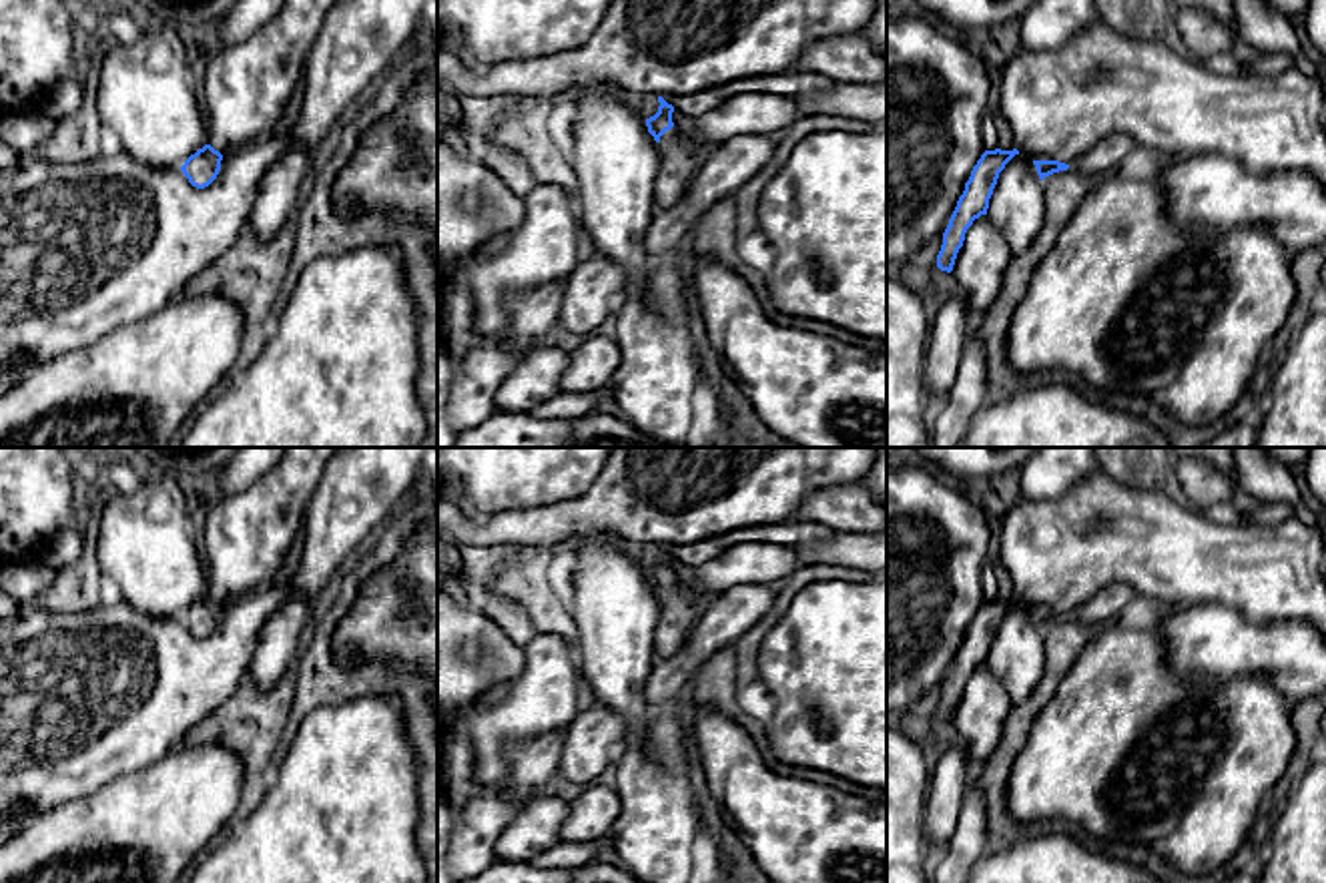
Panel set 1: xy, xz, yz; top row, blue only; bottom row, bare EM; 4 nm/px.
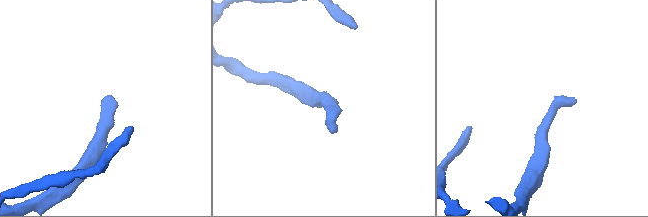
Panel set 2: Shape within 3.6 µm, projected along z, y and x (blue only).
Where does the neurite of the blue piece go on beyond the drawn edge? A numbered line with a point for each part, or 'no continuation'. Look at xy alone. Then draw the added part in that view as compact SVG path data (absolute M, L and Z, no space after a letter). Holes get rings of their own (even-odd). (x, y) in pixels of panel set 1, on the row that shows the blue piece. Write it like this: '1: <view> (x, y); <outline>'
1: xy (245, 87); M285 0L279 14L247 40L217 52L197 80L209 112L209 144L223 157L273 132L297 84L307 56L325 22L341 0Z

